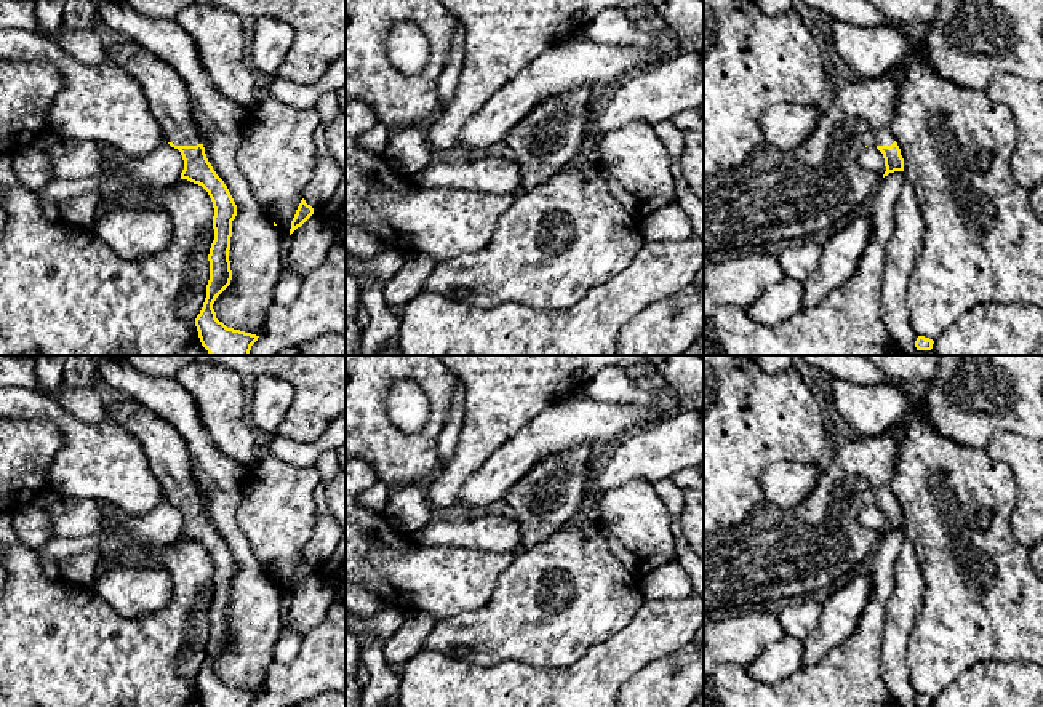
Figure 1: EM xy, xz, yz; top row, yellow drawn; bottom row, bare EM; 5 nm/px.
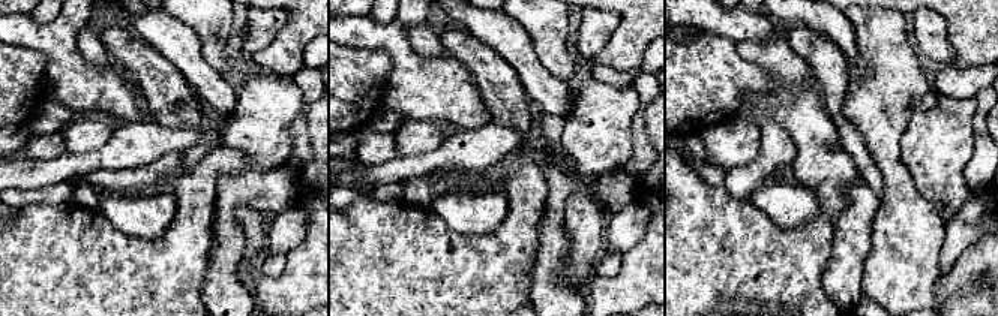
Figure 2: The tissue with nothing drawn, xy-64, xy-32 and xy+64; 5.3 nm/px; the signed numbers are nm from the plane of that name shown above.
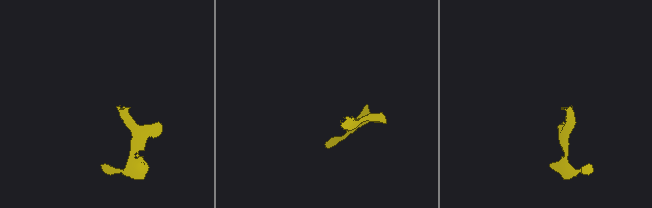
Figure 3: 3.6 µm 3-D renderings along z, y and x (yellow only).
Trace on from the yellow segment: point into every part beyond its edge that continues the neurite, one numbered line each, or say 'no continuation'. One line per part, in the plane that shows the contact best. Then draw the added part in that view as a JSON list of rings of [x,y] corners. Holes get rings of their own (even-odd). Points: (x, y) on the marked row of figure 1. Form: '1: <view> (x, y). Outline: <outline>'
1: xy (170, 103). Outline: [[[123,38],[106,51],[112,62],[139,82],[166,142],[203,144],[187,85],[170,64],[136,42]]]

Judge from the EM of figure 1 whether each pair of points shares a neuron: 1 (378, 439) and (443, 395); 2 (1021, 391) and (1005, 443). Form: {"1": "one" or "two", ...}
{"1": "one", "2": "two"}

